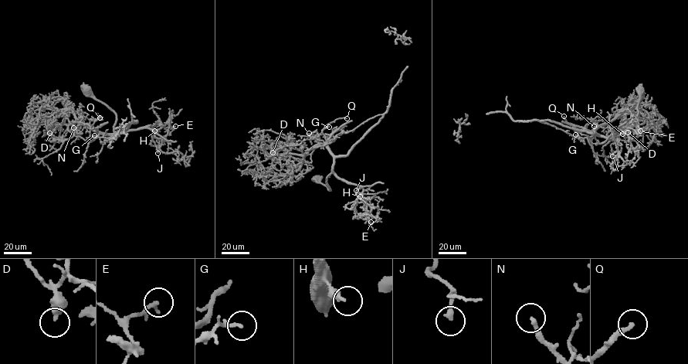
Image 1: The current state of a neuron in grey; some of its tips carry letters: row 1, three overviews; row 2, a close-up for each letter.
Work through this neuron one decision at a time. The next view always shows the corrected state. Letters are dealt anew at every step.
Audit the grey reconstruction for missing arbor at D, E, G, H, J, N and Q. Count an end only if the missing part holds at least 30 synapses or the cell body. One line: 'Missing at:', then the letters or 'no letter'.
Missing at: J, N, Q

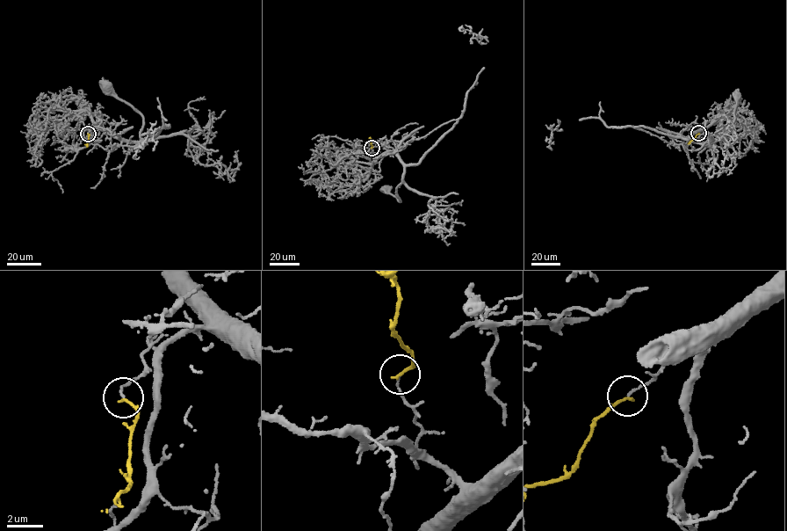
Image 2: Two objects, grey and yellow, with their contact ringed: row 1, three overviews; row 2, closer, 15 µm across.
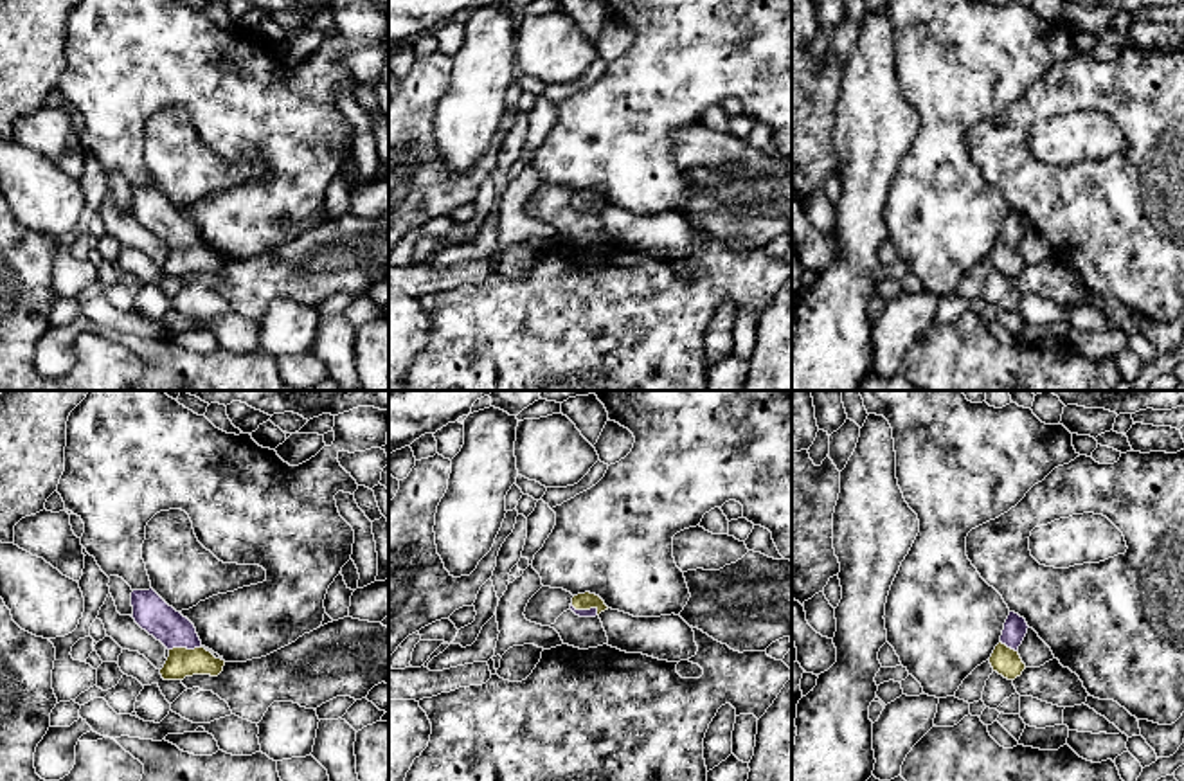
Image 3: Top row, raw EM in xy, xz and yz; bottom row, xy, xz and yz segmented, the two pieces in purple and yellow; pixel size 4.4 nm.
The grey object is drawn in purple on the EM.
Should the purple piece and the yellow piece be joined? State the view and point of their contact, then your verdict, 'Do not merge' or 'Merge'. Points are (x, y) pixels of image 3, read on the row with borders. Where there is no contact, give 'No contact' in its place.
Touches purple at xy (184, 646). Merge

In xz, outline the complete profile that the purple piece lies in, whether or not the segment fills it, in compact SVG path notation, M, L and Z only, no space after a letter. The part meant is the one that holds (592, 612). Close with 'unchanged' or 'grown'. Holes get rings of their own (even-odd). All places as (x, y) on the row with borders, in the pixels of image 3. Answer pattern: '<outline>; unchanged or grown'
M585 592L572 597L570 610L579 617L596 617L608 606L599 596Z; grown

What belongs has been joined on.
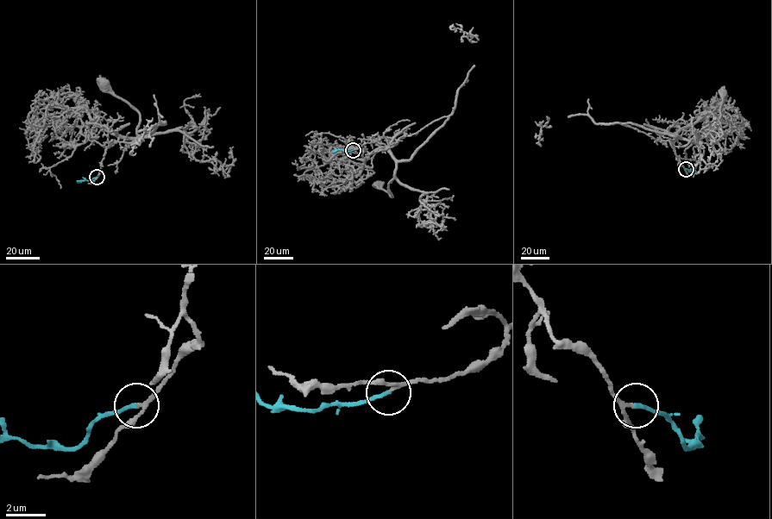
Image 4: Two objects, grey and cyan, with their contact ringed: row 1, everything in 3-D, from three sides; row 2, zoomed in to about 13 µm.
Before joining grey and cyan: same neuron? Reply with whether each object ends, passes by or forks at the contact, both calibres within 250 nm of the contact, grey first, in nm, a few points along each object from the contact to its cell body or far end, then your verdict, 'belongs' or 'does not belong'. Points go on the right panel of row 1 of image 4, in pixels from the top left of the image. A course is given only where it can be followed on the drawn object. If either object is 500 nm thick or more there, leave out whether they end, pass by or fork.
grey passes by; cyan ends there; 150 nm thick on the grey side, 180 nm on the other; grey runs (685, 168), (676, 158), (672, 141), (676, 137), (700, 139), (710, 131), (721, 115), (722, 94); cyan runs (685, 168), (696, 172); belongs

